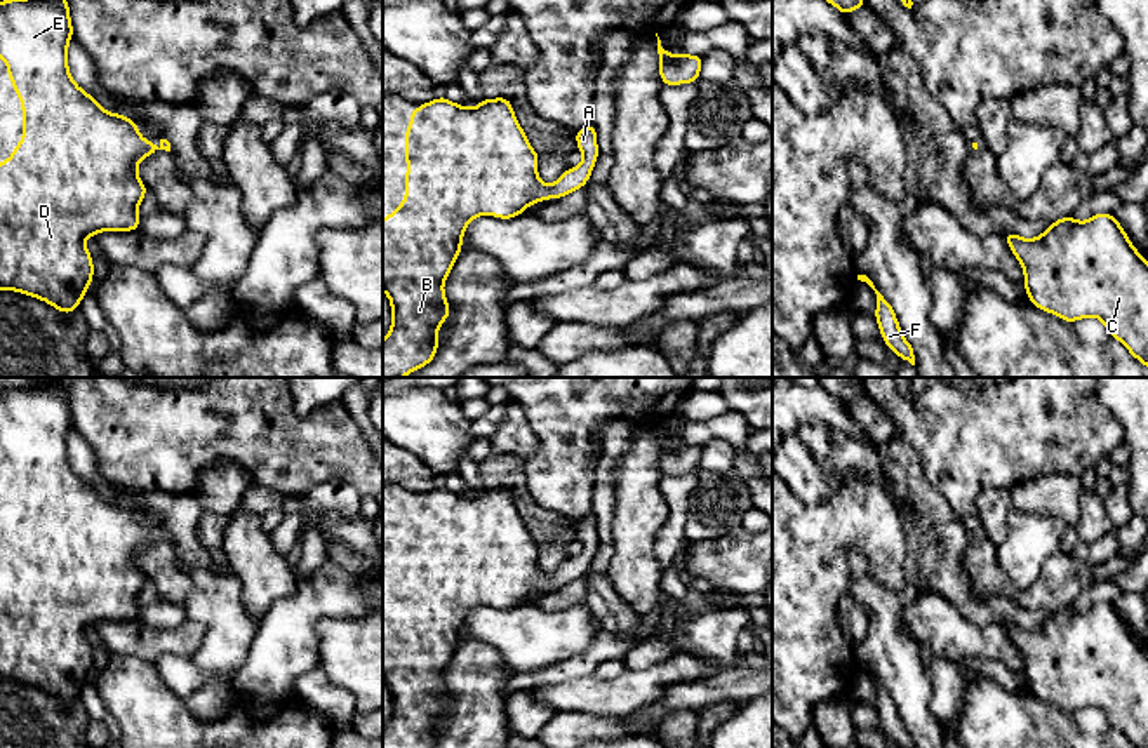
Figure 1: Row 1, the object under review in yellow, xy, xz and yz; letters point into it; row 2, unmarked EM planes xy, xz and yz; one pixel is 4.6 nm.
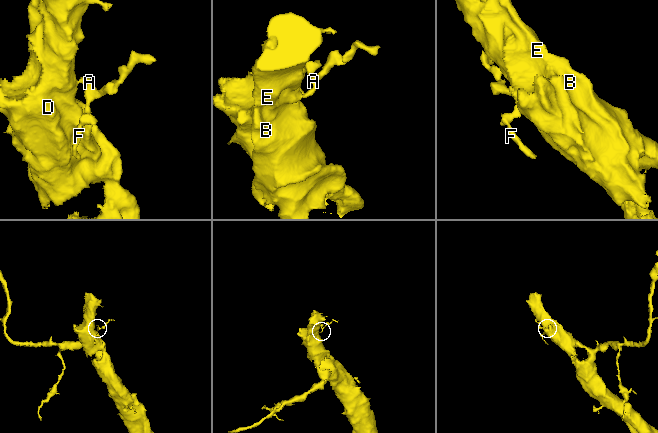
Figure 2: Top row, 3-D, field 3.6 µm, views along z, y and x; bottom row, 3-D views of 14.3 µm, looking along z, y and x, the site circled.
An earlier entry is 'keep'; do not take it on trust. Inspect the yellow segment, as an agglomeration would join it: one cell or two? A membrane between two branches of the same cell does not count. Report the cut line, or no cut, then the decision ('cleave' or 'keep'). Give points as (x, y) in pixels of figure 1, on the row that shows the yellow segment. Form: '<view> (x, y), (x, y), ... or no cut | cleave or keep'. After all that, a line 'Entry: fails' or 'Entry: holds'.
no cut | keep
Entry: holds

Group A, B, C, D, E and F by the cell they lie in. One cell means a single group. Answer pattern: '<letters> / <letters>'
A B C D E F

